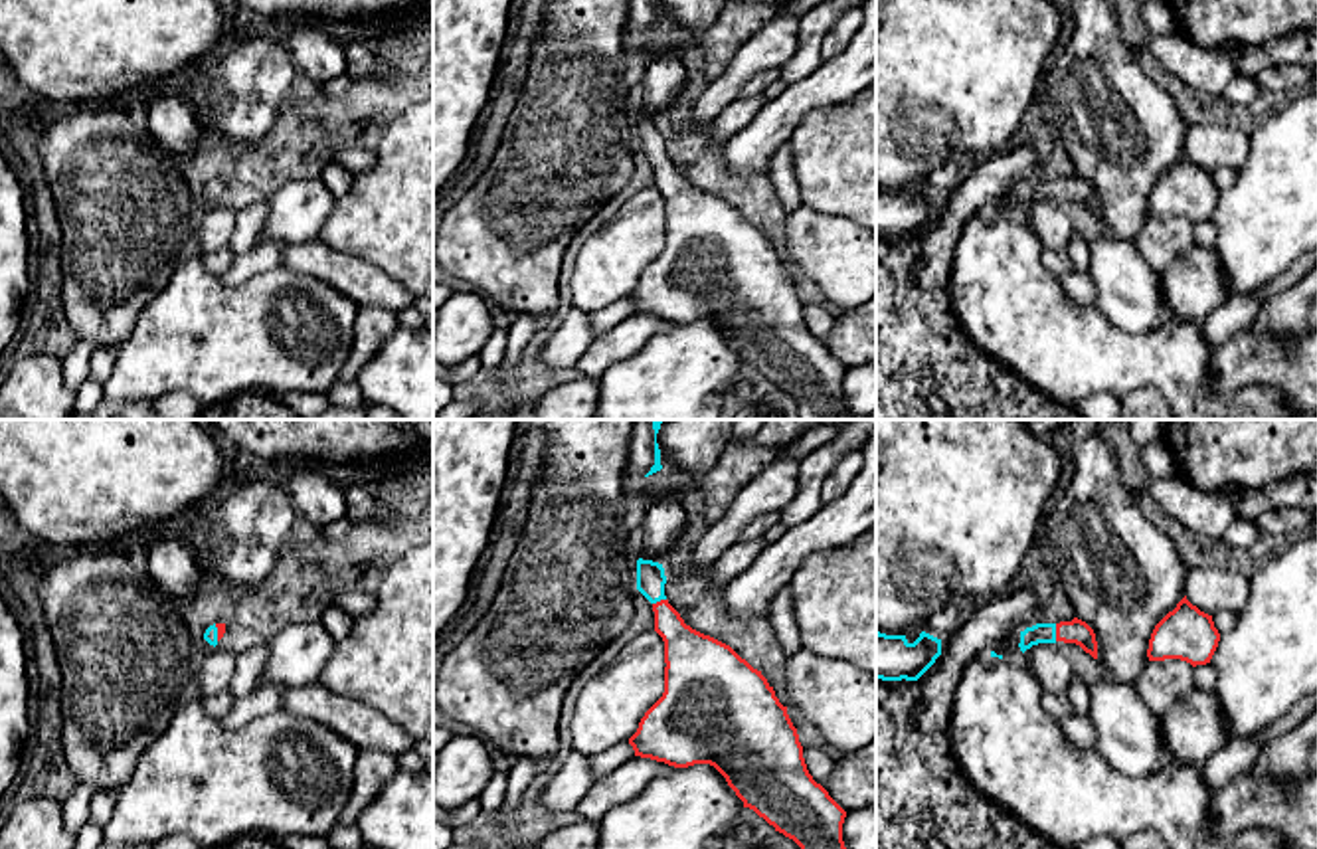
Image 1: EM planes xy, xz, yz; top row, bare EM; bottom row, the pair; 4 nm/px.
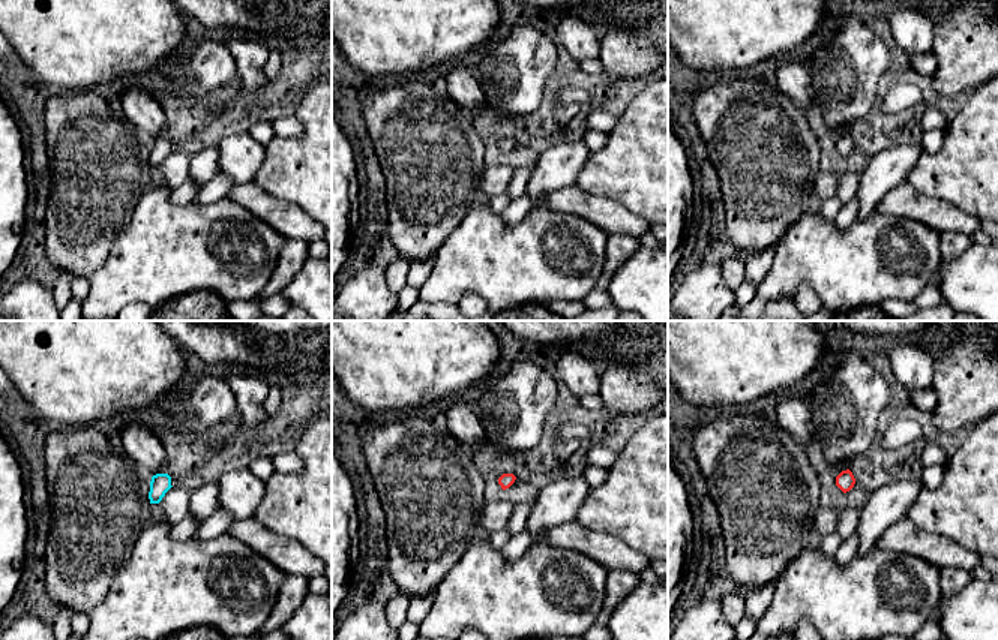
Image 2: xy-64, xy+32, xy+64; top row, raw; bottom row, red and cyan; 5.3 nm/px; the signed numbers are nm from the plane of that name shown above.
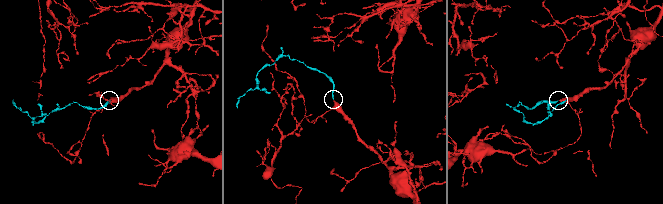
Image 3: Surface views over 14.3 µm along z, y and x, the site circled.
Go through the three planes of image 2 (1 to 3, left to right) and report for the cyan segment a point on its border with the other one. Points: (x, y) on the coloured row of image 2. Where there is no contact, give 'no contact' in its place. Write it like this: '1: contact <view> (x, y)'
1: no contact
2: no contact
3: no contact

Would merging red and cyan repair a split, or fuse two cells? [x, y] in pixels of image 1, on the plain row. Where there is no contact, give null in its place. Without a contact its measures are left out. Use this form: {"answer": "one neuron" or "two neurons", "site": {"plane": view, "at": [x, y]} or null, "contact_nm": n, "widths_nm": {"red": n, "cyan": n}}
{"answer": "one neuron", "site": {"plane": "yz", "at": [1056, 188]}, "contact_nm": 70, "widths_nm": {"red": 100, "cyan": 80}}

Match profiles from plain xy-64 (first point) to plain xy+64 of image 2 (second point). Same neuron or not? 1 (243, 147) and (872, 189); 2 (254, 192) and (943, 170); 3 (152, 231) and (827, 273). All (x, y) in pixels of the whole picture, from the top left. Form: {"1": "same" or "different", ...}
{"1": "same", "2": "different", "3": "same"}

